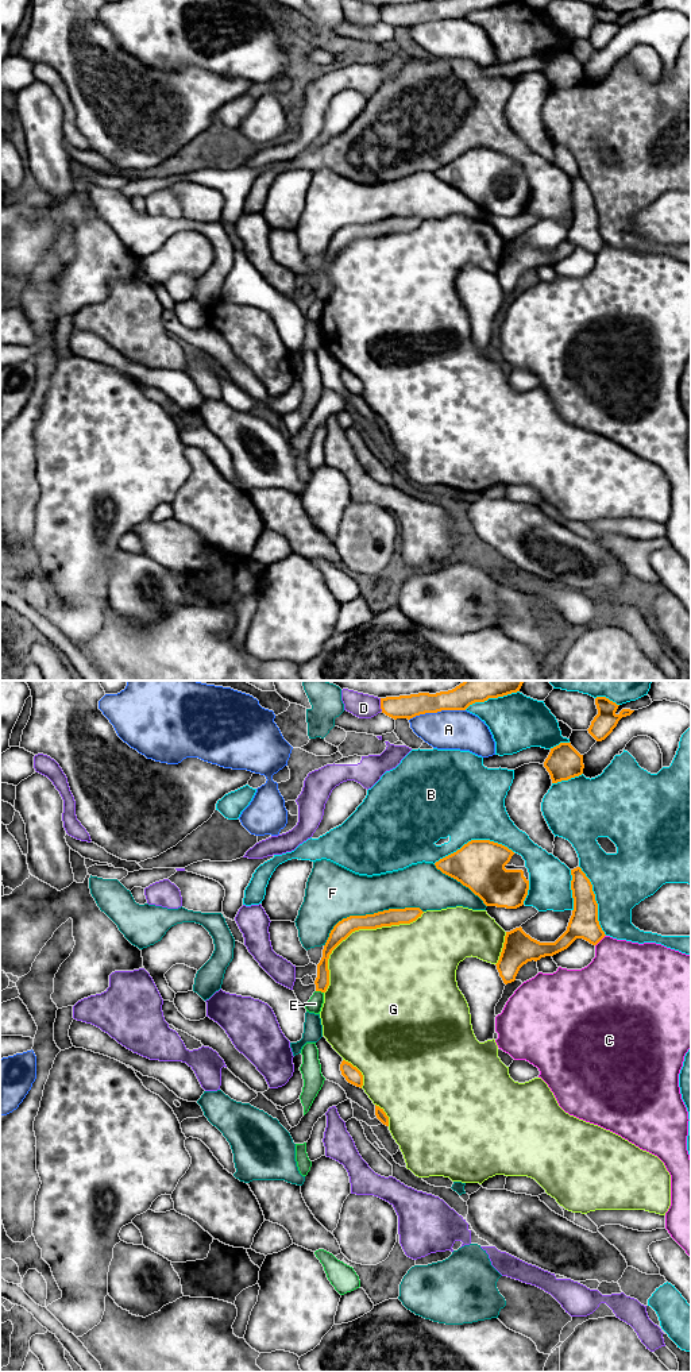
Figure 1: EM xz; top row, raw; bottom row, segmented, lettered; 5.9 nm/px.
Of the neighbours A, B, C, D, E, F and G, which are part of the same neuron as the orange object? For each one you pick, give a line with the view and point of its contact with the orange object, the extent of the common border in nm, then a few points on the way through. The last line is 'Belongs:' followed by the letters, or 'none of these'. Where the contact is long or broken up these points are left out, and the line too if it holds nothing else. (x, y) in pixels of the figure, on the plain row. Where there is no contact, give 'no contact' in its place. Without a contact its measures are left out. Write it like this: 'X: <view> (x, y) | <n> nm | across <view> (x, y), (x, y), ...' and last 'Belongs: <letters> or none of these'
Belongs: none of these

